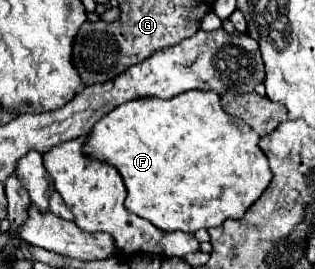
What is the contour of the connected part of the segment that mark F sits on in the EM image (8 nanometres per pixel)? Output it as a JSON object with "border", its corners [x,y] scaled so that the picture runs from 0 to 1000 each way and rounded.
{"border":[[[616,331],[546,368],[444,361],[368,398],[292,472],[267,561],[298,591],[368,613],[406,703],[400,762],[425,799],[470,814],[514,859],[622,866],[629,851],[692,844],[717,814],[762,814],[838,717],[870,651],[819,524],[825,502],[800,472],[724,450],[692,346]]]}

